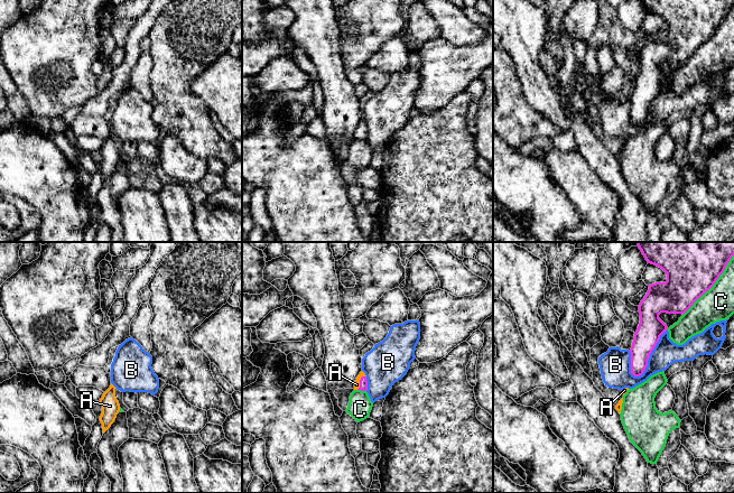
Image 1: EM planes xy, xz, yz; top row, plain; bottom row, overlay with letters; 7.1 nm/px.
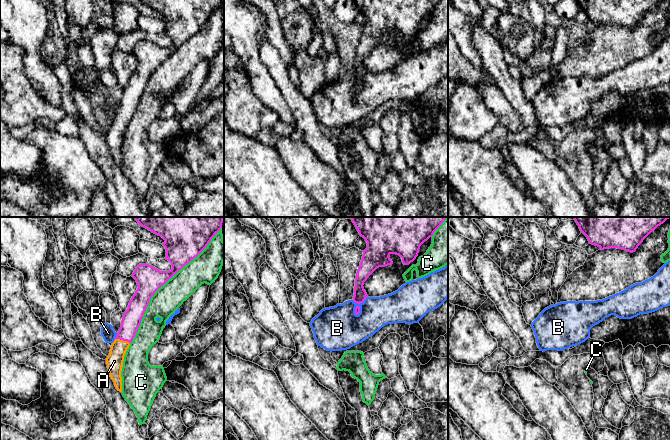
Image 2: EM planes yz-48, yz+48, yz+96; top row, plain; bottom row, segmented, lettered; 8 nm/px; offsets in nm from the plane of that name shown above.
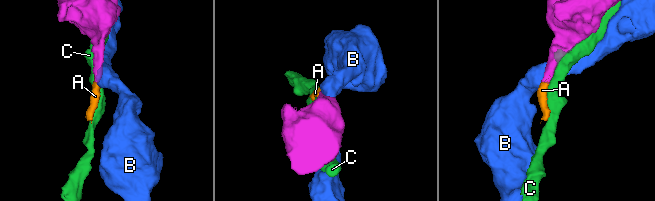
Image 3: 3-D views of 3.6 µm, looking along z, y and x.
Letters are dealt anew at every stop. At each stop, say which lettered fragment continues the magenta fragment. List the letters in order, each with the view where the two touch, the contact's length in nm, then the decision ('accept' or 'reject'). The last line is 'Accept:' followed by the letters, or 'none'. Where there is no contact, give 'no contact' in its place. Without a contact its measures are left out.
A: contact in xz; length 120 nm; accept
B: contact in yz; length 420 nm; reject
C: contact in yz; length 550 nm; reject
Accept: A

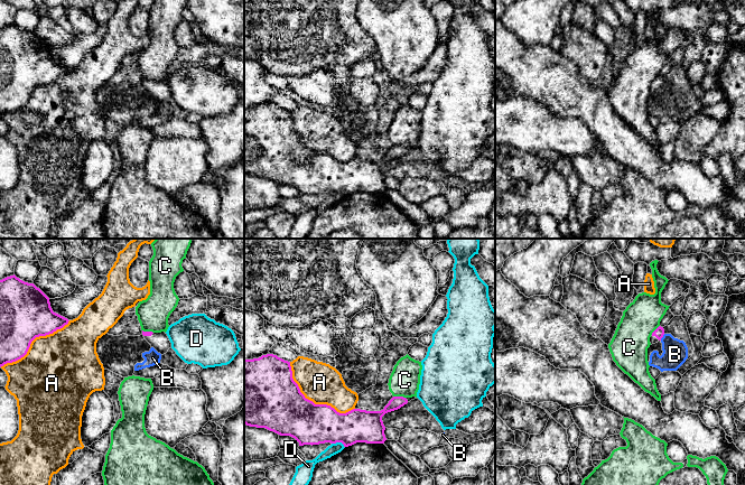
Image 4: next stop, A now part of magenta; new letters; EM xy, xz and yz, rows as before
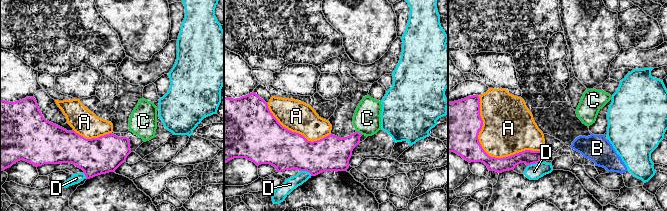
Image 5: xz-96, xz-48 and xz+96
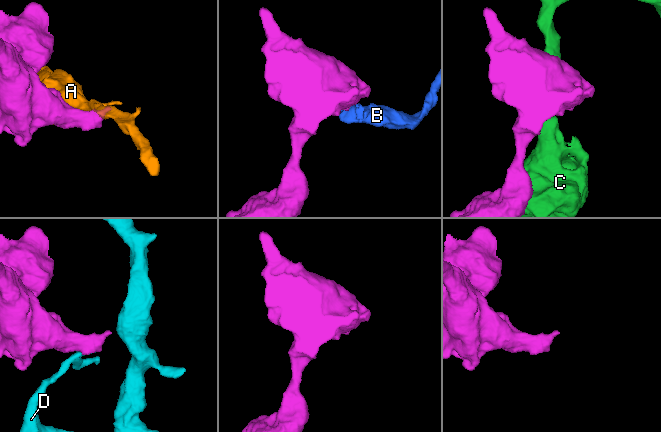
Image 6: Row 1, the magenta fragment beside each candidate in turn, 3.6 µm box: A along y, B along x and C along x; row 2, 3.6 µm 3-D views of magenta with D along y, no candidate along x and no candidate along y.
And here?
A: contact in xz; length 600 nm; reject
B: contact in yz; length 60 nm; reject
C: contact in xz; length 90 nm; reject
D: contact in xz; length 100 nm; reject
Accept: none

